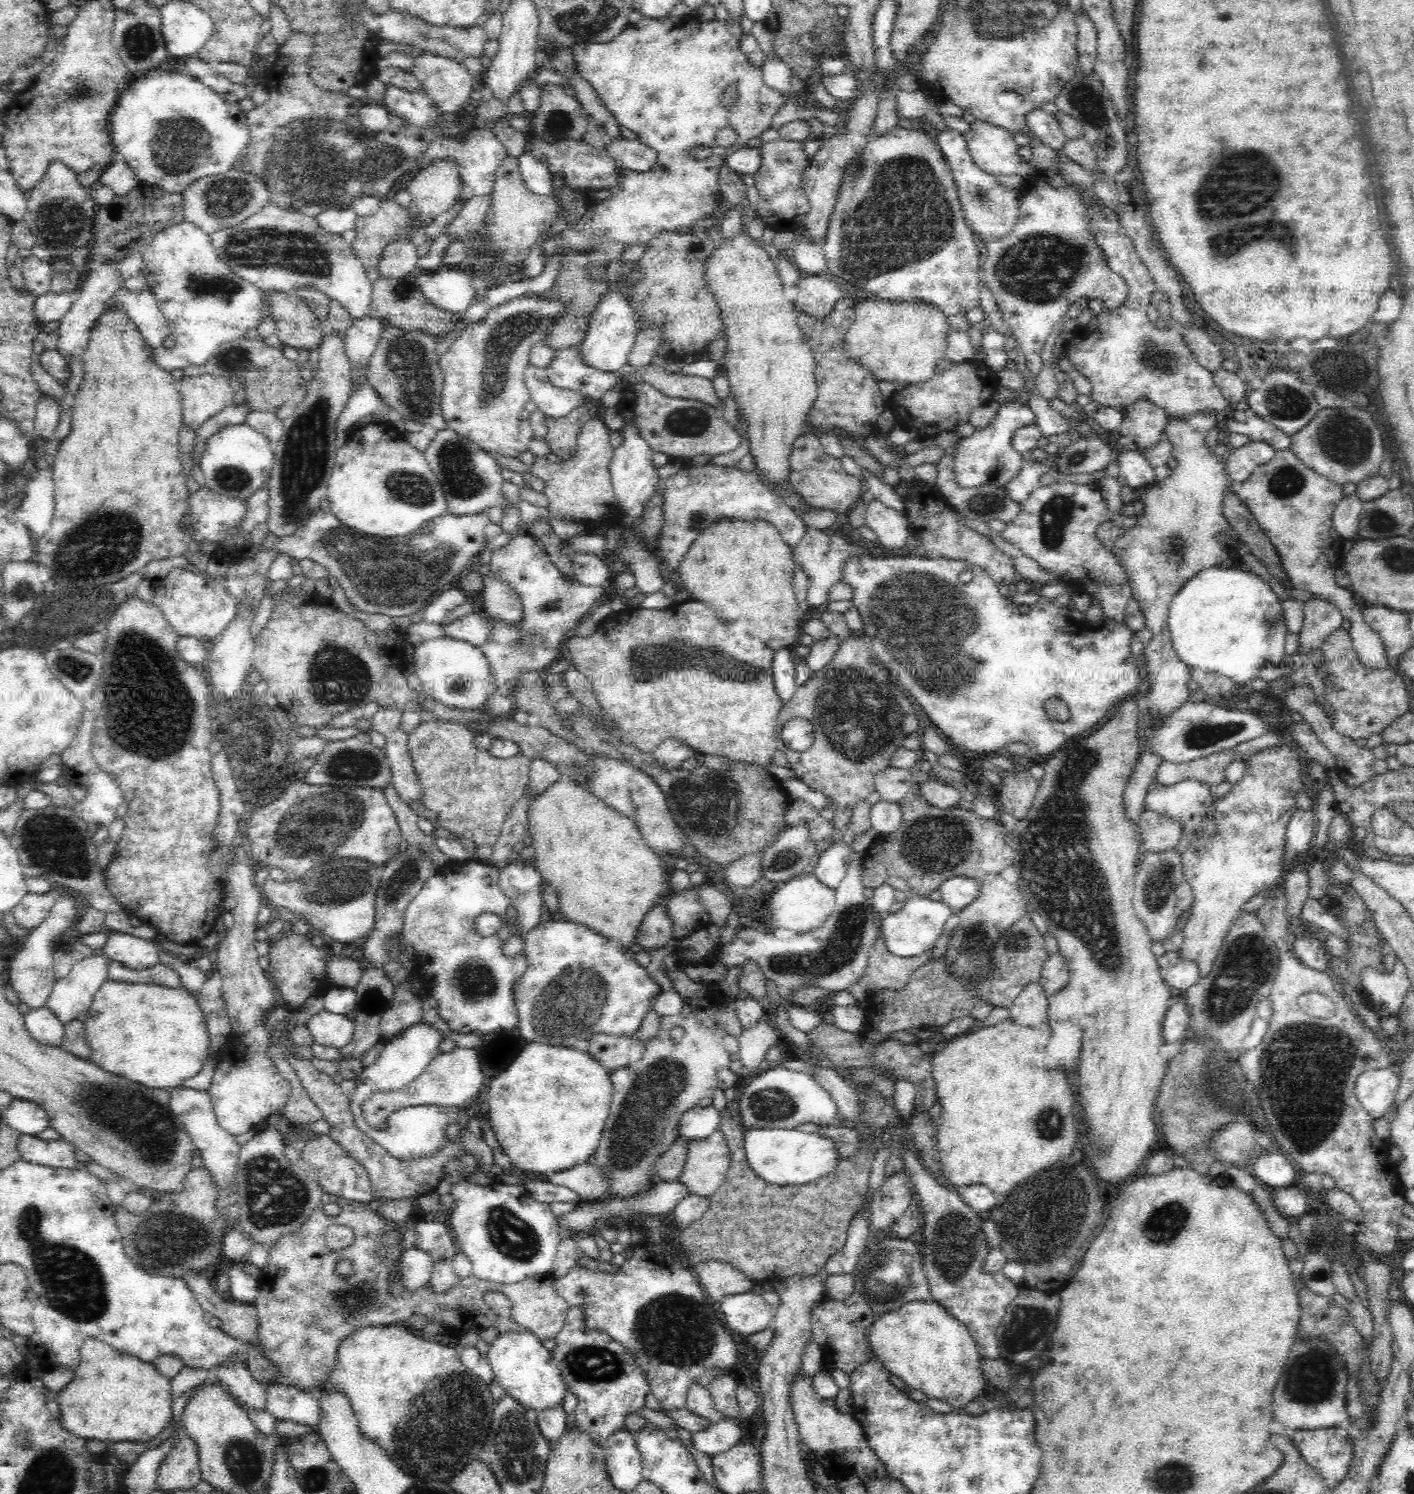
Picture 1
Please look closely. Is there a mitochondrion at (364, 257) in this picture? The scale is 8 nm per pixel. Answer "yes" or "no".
no

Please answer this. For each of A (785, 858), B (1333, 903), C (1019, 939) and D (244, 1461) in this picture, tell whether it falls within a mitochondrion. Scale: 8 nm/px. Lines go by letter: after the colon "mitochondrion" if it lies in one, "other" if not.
A: mitochondrion
B: other
C: mitochondrion
D: mitochondrion

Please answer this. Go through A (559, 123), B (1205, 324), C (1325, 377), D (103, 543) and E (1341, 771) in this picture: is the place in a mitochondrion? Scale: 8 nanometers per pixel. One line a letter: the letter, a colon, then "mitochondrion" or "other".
A: mitochondrion
B: other
C: mitochondrion
D: mitochondrion
E: other

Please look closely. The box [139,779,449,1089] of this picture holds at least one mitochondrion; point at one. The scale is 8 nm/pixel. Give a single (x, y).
(312, 824)

